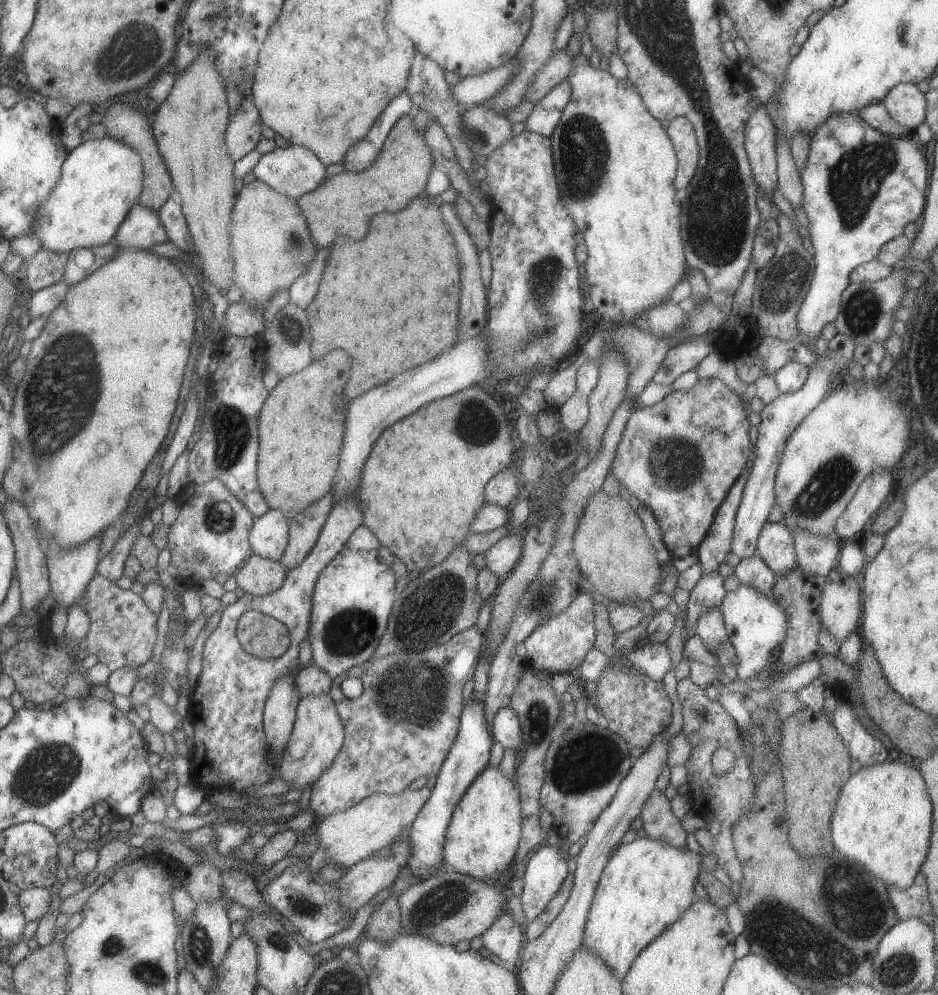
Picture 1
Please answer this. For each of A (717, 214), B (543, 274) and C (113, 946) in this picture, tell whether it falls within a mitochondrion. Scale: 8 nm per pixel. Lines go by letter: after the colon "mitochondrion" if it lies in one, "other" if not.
A: mitochondrion
B: mitochondrion
C: mitochondrion

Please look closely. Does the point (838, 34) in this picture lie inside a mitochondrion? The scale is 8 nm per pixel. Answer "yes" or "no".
no

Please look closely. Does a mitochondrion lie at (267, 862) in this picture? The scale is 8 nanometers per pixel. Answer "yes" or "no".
no

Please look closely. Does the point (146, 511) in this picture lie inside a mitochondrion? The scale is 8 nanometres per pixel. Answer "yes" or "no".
no

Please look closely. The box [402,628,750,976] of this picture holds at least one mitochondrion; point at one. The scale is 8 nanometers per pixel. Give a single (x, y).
(444, 901)

